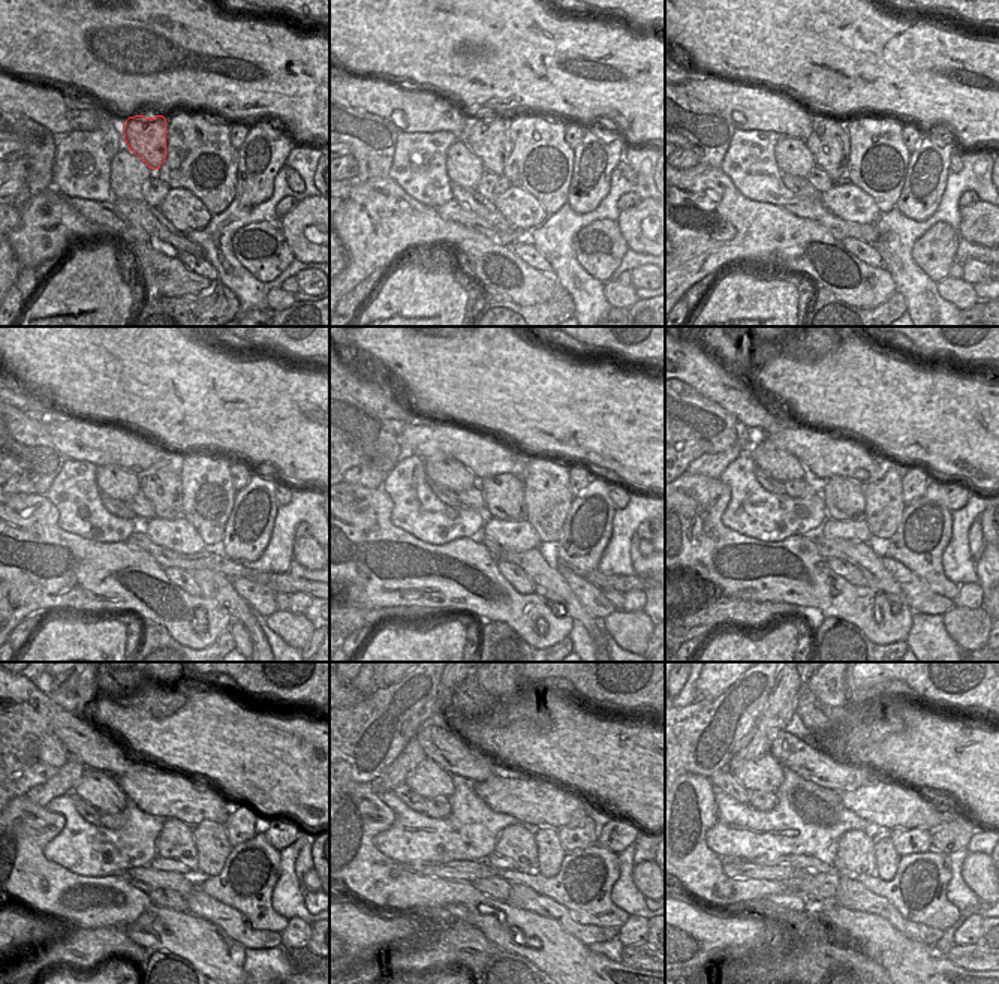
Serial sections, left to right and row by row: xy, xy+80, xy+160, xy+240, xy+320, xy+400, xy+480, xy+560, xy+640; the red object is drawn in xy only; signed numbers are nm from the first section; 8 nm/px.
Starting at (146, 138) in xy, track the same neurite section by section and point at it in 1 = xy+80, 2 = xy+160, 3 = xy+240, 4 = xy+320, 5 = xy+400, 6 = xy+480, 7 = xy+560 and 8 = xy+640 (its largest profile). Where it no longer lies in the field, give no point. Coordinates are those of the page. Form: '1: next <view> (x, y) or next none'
1: next xy+80 (487, 138)
2: next xy+160 (829, 143)
3: next xy+240 (164, 490)
4: next xy+320 (503, 494)
5: next xy+400 (843, 499)
6: next xy+480 (175, 839)
7: next xy+560 (515, 842)
8: next xy+640 (855, 851)

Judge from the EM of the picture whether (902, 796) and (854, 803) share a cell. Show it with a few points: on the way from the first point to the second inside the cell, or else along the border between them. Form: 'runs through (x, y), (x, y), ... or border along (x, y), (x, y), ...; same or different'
runs through (890, 803), (866, 803); same

